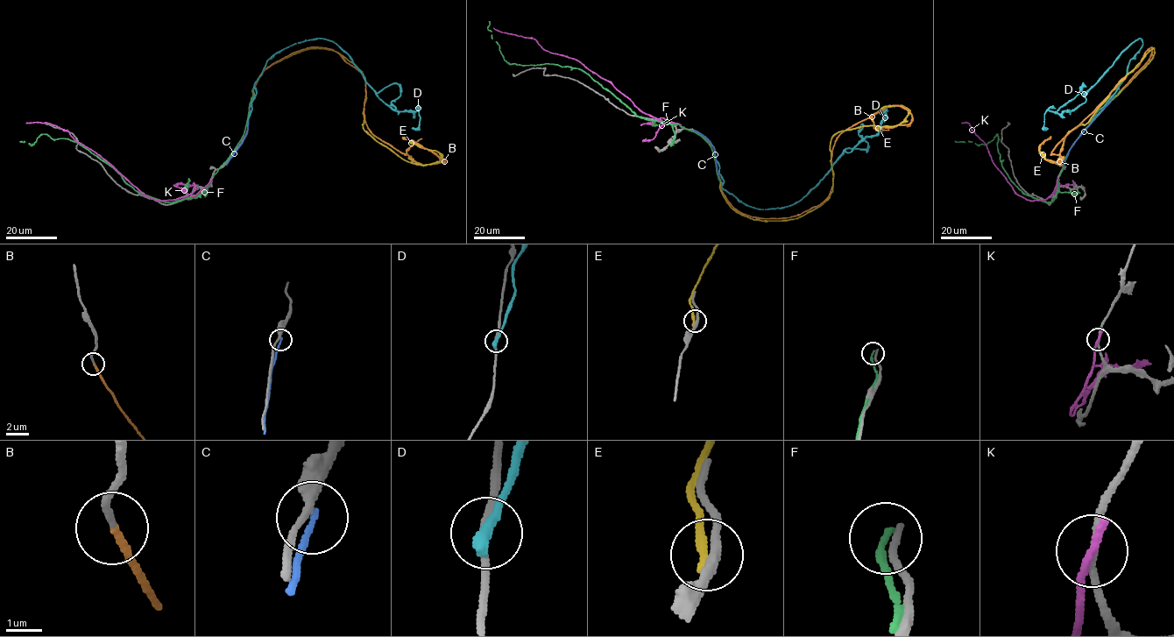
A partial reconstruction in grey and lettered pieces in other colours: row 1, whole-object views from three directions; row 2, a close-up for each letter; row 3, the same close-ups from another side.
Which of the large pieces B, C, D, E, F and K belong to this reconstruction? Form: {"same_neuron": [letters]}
{"same_neuron": ["B"]}

